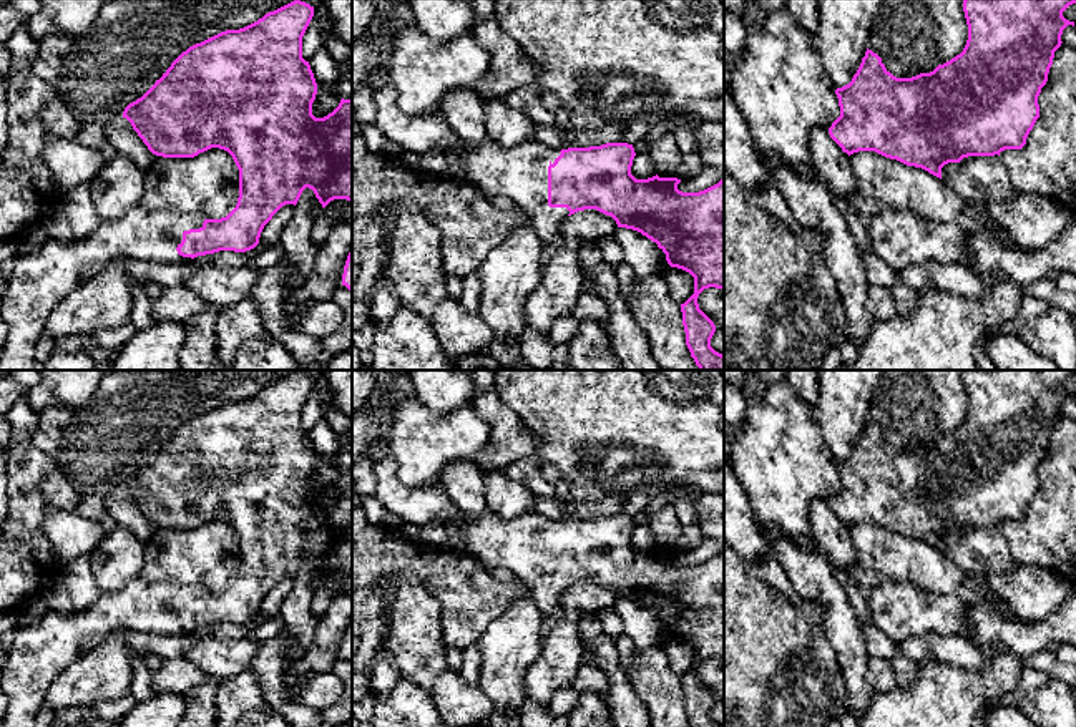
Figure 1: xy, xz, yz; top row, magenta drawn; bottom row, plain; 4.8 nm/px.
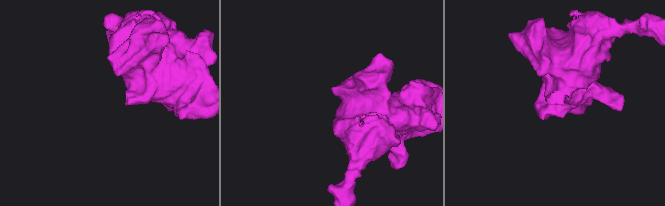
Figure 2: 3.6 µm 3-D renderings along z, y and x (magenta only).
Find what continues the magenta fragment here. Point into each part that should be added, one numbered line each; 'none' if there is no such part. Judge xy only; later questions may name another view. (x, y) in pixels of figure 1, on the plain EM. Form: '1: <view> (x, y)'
1: xy (40, 651)

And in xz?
1: xz (520, 545)

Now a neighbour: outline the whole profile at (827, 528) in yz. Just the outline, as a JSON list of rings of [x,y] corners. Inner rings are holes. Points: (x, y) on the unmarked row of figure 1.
[[[817,498],[810,503],[810,528],[814,538],[825,548],[829,559],[853,576],[857,553],[850,528],[830,510],[829,501]]]

